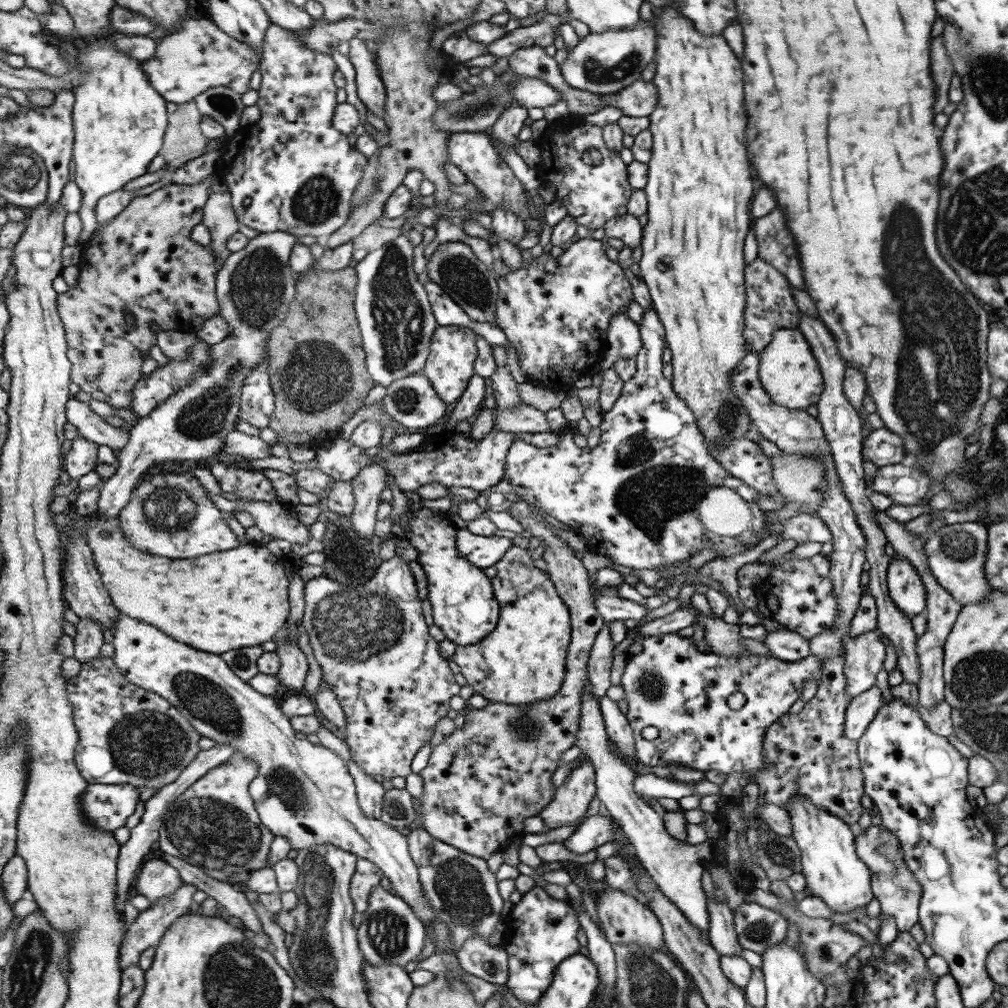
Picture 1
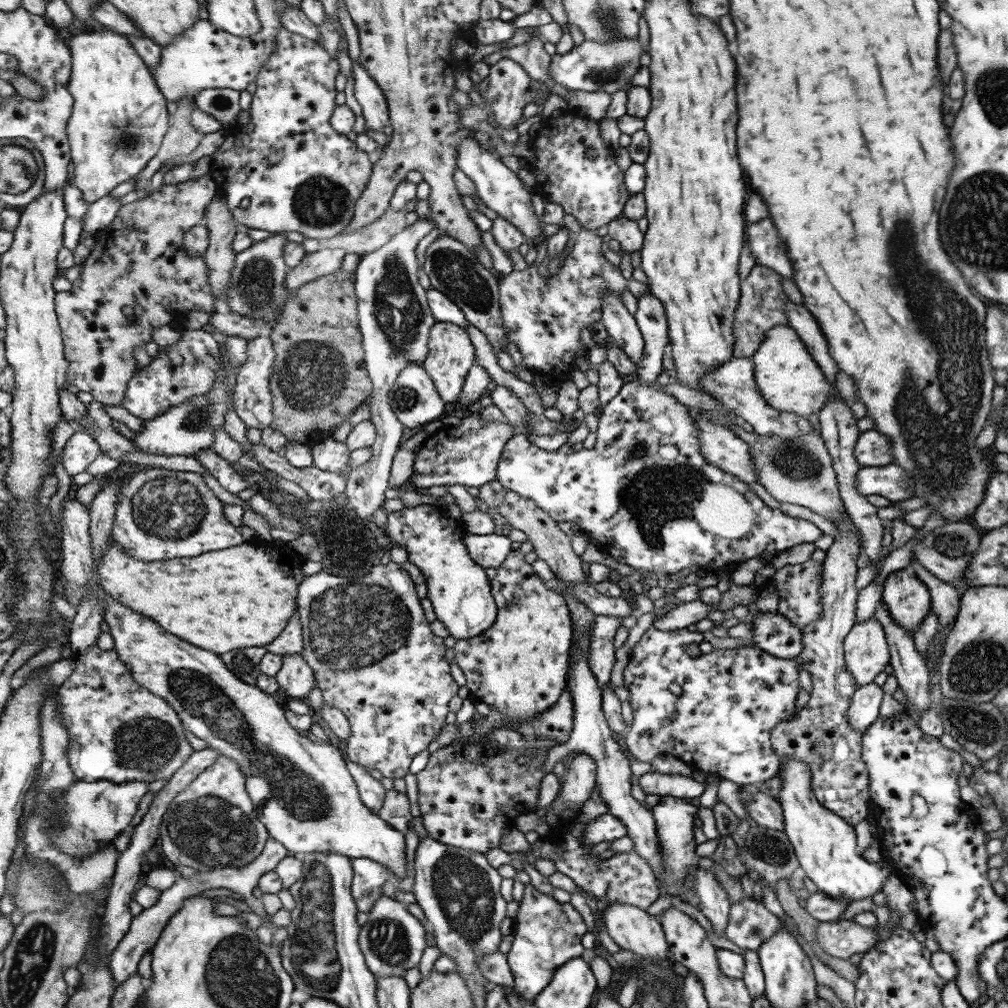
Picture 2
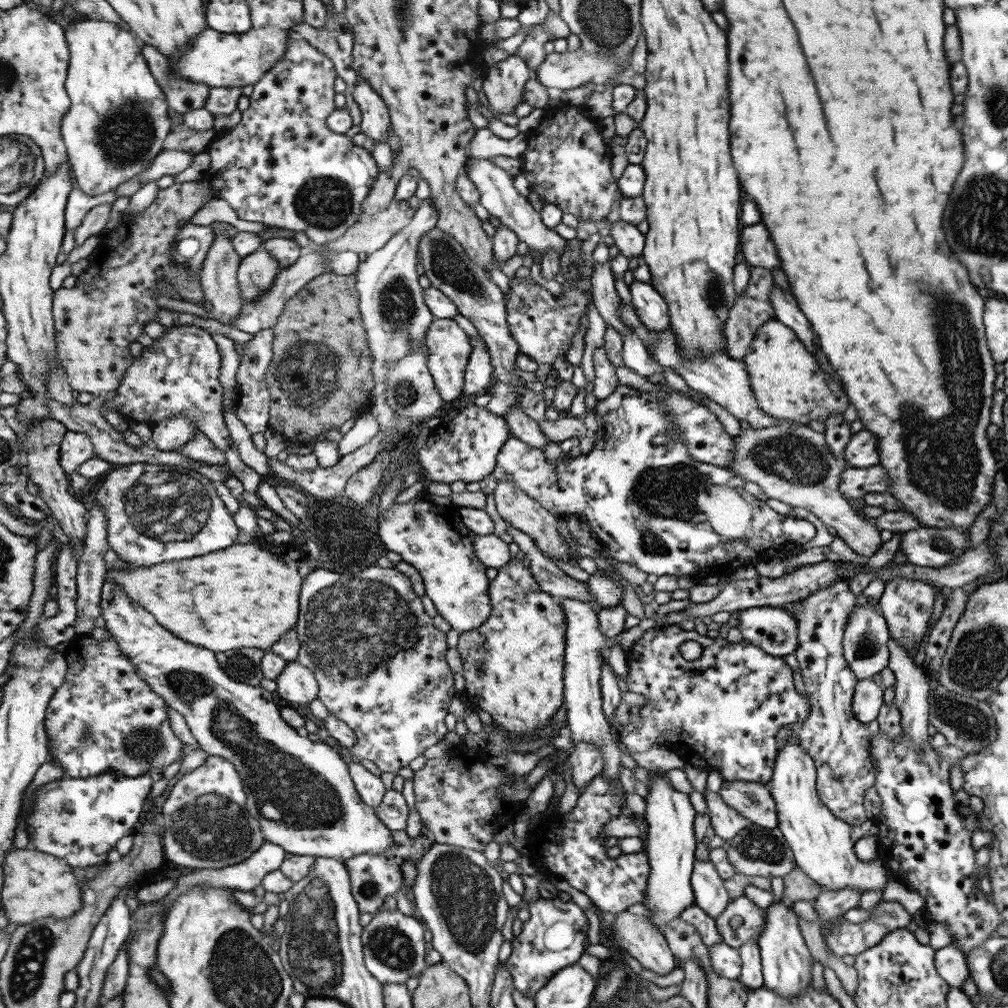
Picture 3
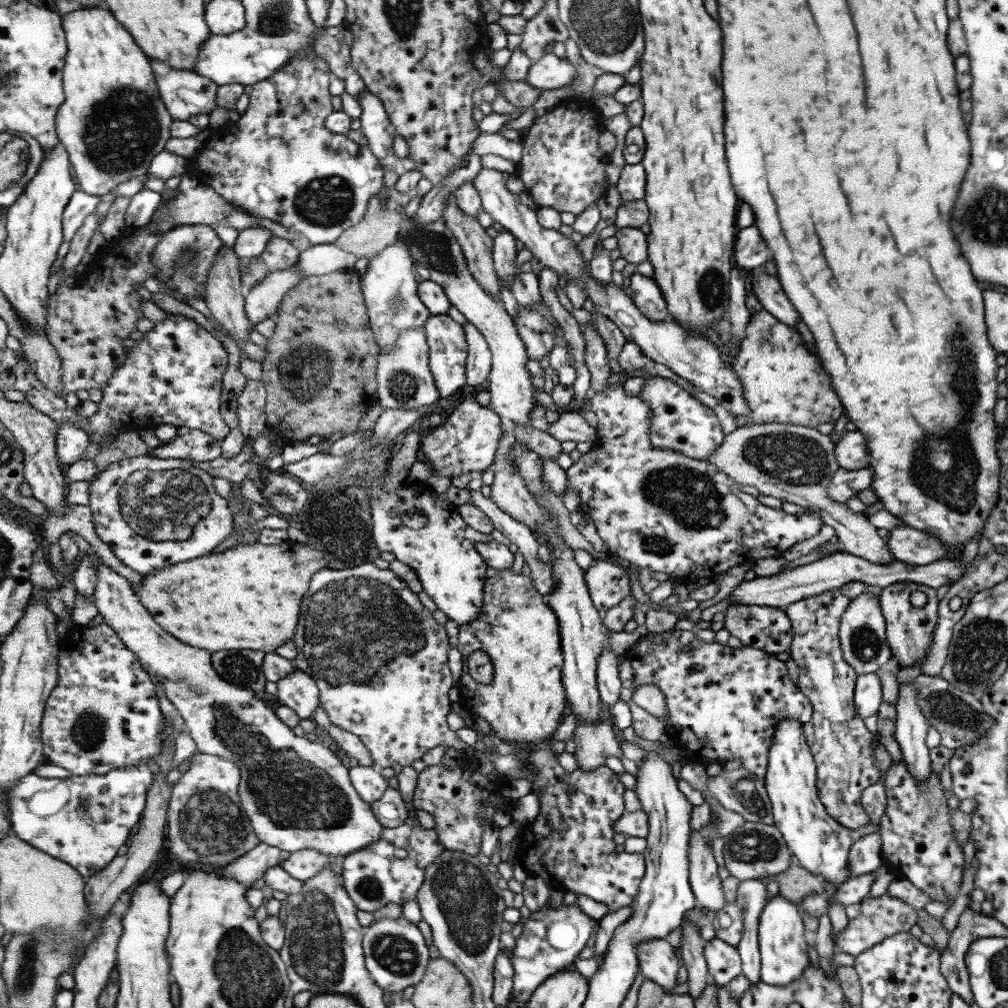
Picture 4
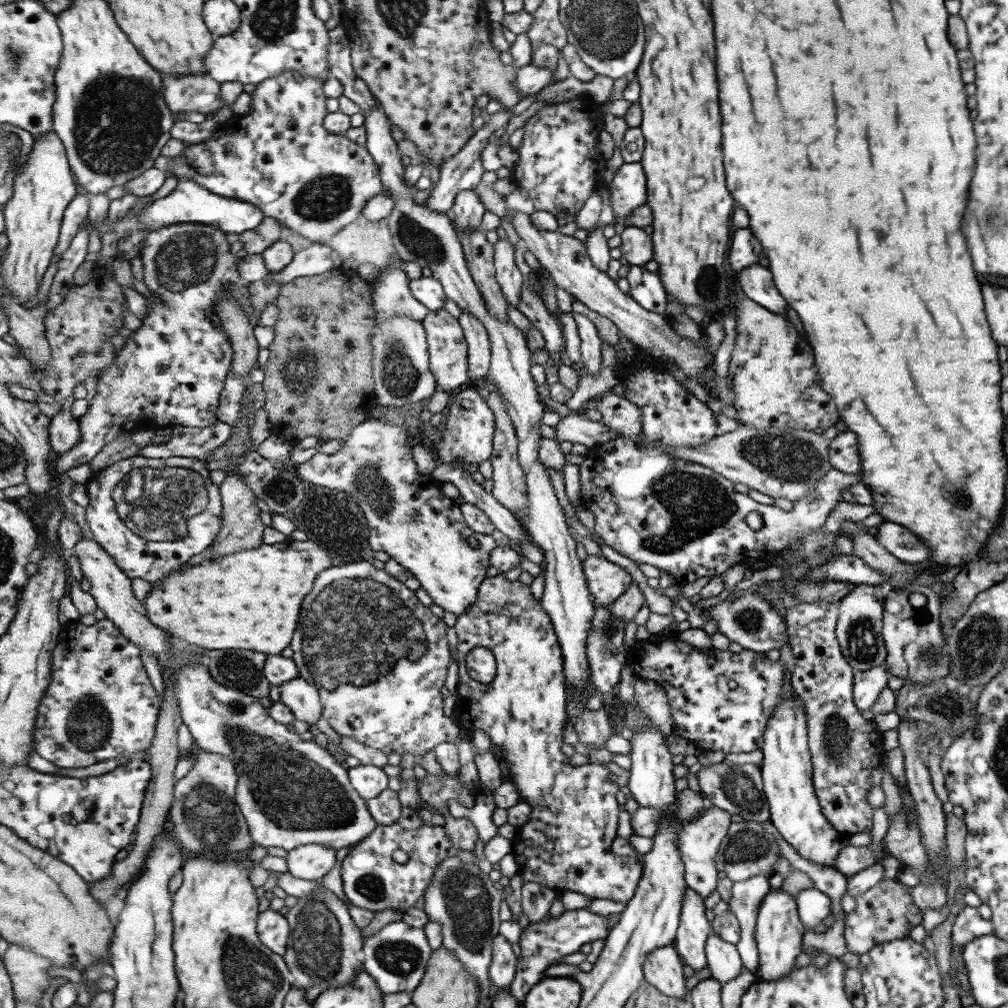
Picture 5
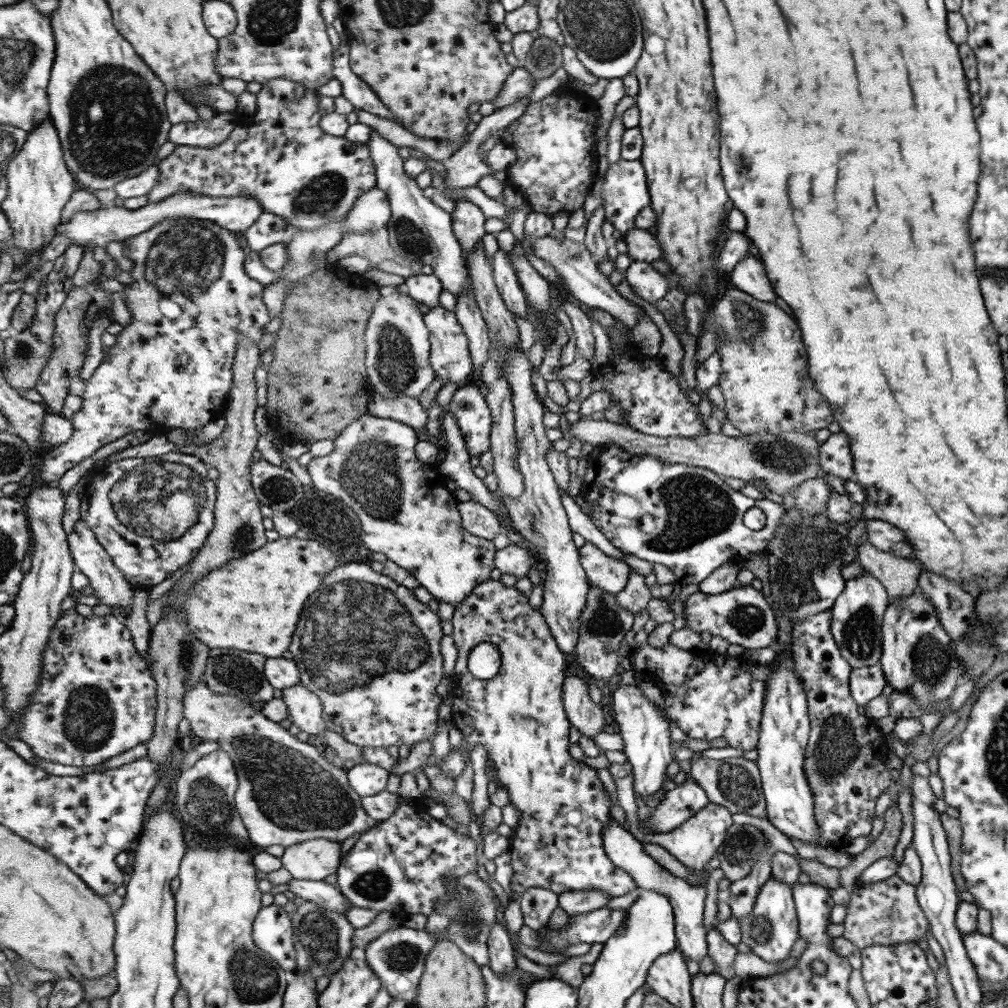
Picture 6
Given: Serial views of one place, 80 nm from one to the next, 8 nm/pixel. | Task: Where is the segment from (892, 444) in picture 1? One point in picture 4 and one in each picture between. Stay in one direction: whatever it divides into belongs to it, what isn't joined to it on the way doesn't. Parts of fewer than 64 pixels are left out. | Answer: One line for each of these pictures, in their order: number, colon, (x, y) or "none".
2: (871, 448)
3: (860, 451)
4: (850, 453)

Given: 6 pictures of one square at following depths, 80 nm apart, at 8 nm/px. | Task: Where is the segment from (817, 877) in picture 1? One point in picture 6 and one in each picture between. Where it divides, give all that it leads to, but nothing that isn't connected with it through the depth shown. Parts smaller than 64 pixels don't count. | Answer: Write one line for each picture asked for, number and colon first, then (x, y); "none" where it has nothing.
2: (824, 844)
3: (822, 845)
4: (819, 844)
5: (786, 772)
6: (783, 728)

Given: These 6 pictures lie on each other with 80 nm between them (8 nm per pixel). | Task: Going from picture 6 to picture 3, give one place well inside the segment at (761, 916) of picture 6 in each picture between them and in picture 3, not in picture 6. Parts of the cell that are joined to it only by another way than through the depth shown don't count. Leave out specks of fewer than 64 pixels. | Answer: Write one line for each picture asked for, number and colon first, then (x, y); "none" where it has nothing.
3: (785, 963)
4: (782, 945)
5: (777, 933)

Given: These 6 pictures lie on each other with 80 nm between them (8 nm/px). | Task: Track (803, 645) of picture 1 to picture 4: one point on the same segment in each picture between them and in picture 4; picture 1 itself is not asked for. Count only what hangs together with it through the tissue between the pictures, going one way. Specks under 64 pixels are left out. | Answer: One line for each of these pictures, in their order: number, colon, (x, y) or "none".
2: (771, 633)
3: (771, 629)
4: (766, 628)

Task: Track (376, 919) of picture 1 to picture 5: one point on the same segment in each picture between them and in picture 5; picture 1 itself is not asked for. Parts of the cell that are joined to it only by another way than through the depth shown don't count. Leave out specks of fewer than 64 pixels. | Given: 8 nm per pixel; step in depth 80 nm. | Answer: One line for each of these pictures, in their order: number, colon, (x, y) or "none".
2: (393, 940)
3: (395, 945)
4: (397, 956)
5: (397, 957)

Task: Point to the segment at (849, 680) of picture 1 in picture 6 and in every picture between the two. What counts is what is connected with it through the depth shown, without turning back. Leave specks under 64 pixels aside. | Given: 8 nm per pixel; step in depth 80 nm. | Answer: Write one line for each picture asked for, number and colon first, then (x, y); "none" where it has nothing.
2: (866, 654)
3: (864, 639)
4: (861, 634)
5: (859, 619)
6: (857, 612)

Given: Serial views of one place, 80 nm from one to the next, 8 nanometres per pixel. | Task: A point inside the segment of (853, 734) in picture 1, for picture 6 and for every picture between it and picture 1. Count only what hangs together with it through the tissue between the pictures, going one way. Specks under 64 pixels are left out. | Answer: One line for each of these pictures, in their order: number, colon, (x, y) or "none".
2: (863, 710)
3: (867, 699)
4: (867, 692)
5: (866, 684)
6: (864, 683)

